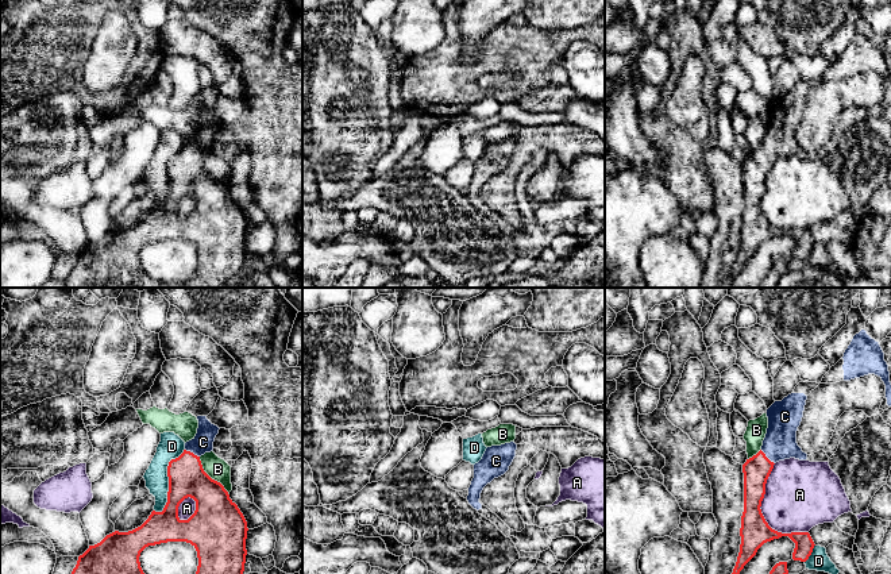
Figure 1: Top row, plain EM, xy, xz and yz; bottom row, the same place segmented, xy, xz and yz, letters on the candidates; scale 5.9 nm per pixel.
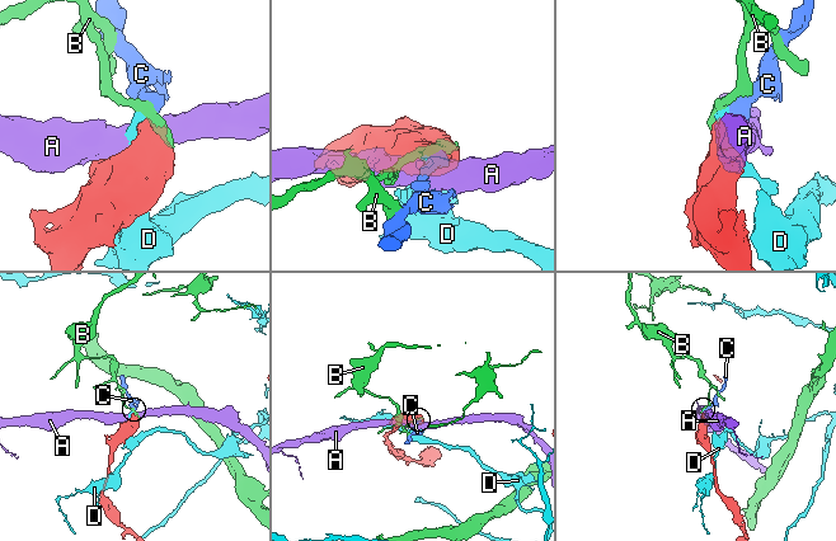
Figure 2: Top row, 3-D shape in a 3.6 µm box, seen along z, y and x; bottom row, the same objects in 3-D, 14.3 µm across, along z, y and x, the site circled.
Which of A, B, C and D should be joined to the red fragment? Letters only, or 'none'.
C

